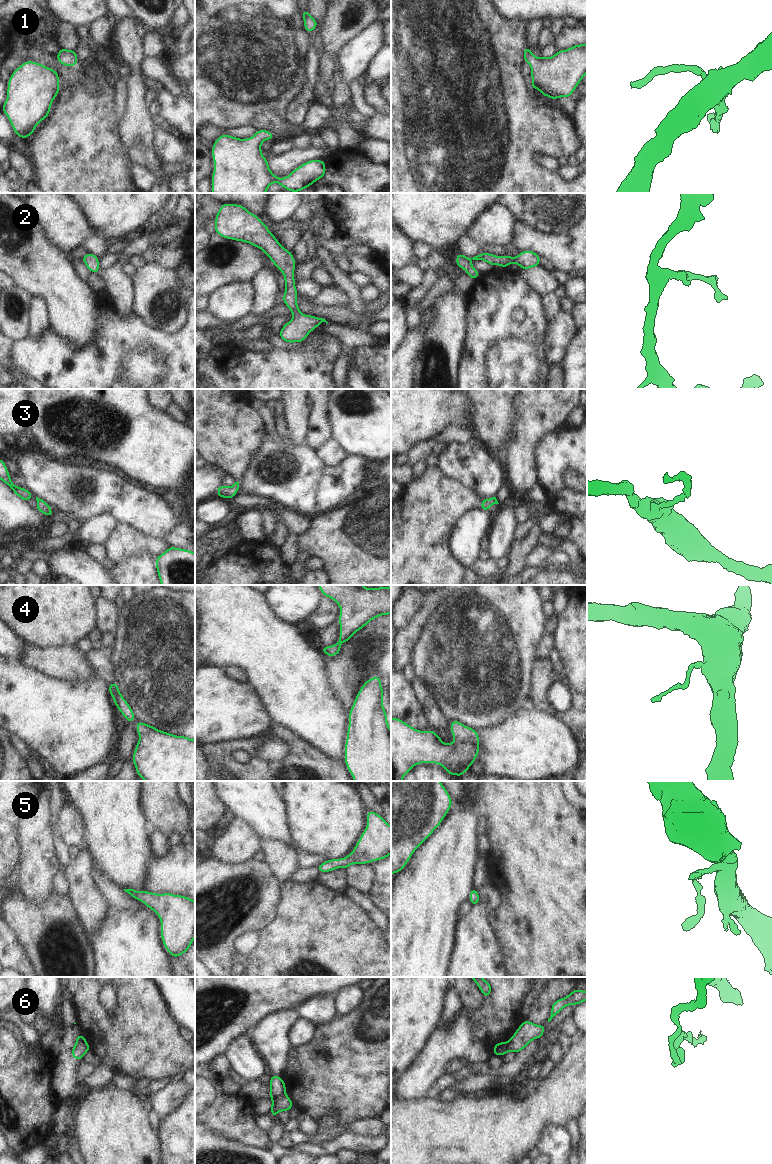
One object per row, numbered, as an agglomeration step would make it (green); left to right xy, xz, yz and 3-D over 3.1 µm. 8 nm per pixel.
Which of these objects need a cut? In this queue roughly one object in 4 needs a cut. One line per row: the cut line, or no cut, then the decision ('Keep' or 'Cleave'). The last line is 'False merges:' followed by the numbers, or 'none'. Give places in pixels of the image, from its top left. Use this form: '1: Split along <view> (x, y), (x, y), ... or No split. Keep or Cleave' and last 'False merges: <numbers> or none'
1: No split. Keep
2: No split. Keep
3: No split. Keep
4: No split. Keep
5: No split. Keep
6: Split along xz (285, 1092), (271, 1098). Cleave
False merges: 6.

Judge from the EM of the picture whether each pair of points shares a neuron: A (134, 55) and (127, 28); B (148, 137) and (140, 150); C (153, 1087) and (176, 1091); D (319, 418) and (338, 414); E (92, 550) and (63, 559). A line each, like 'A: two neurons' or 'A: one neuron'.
A: one neuron
B: two neurons
C: two neurons
D: two neurons
E: two neurons

